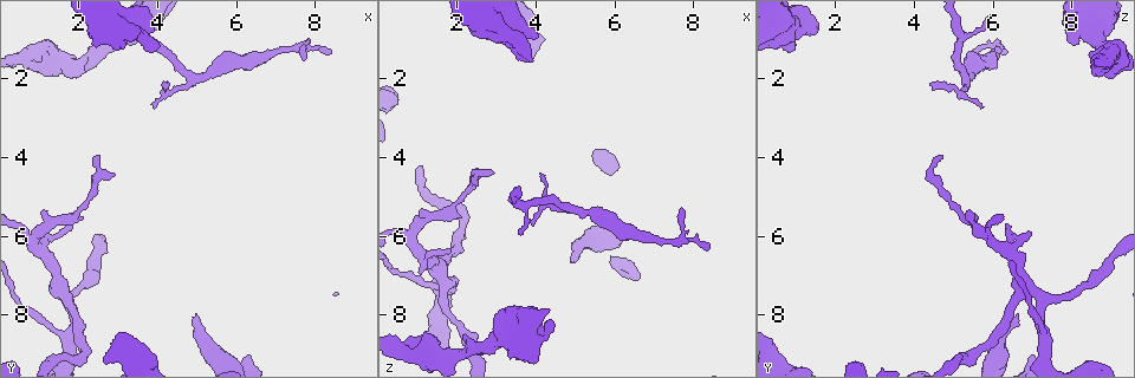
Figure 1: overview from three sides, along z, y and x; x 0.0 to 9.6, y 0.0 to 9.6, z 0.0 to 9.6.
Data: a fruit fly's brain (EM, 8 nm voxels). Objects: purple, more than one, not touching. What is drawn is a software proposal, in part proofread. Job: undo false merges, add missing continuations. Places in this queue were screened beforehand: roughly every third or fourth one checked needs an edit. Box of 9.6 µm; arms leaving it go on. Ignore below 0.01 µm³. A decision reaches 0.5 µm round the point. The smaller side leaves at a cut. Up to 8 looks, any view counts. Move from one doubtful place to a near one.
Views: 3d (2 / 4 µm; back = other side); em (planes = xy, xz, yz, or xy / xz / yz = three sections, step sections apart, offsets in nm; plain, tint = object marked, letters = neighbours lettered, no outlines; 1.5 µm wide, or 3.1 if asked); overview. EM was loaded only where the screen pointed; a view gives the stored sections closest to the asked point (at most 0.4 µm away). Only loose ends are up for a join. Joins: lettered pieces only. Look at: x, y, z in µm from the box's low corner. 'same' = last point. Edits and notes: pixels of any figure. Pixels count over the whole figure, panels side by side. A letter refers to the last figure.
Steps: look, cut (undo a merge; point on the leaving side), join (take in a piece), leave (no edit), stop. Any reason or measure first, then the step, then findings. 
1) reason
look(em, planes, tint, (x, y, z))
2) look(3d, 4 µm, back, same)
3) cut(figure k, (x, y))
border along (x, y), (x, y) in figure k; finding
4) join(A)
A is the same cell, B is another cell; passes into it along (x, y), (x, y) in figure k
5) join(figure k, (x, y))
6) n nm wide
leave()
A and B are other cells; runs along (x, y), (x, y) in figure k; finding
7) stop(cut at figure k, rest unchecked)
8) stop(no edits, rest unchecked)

an open end
look(3d, 2 µm, (7.70, 1.50, 5.35))

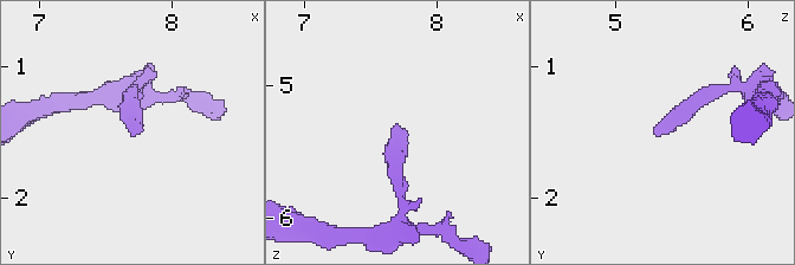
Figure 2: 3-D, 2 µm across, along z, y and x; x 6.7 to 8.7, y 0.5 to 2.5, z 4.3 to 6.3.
need the tissue
look(em, planes, letters, (7.76, 1.52, 5.32))

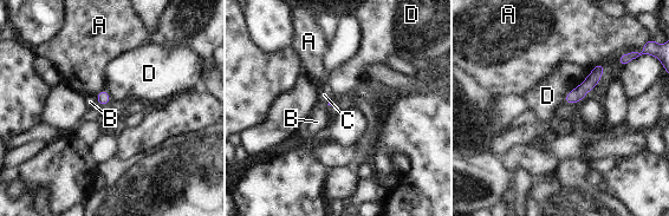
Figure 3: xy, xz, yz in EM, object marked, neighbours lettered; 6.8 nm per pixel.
leave()
A, B, C and D are other cells; runs along (601, 66), (595, 77), (567, 100) in figure 3; no lettered piece goes on from it

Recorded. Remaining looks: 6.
look(em, planes, letters, (3.95, 2.70, 5.70))

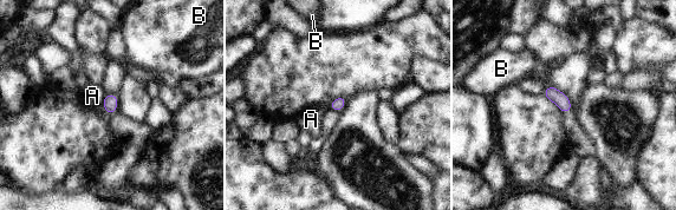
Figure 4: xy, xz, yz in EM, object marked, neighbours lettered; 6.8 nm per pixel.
leave()
A and B are other cells; border along (105, 94), (103, 99) in figure 4; no lettered piece goes on from it

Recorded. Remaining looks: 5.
free end
look(em, planes, letters, (5.00, 7.95, 6.60))

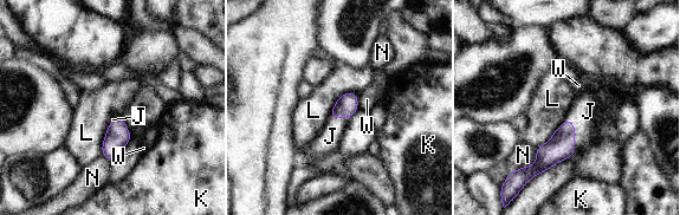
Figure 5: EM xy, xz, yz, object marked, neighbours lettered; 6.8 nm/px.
join(J)
J is the same cell, K, L, N and W are other cells; passes into it along (558, 148), (574, 134), (588, 111) in figure 5; it goes on there

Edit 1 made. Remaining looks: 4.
stop(join at figure 5, rest unchecked)

